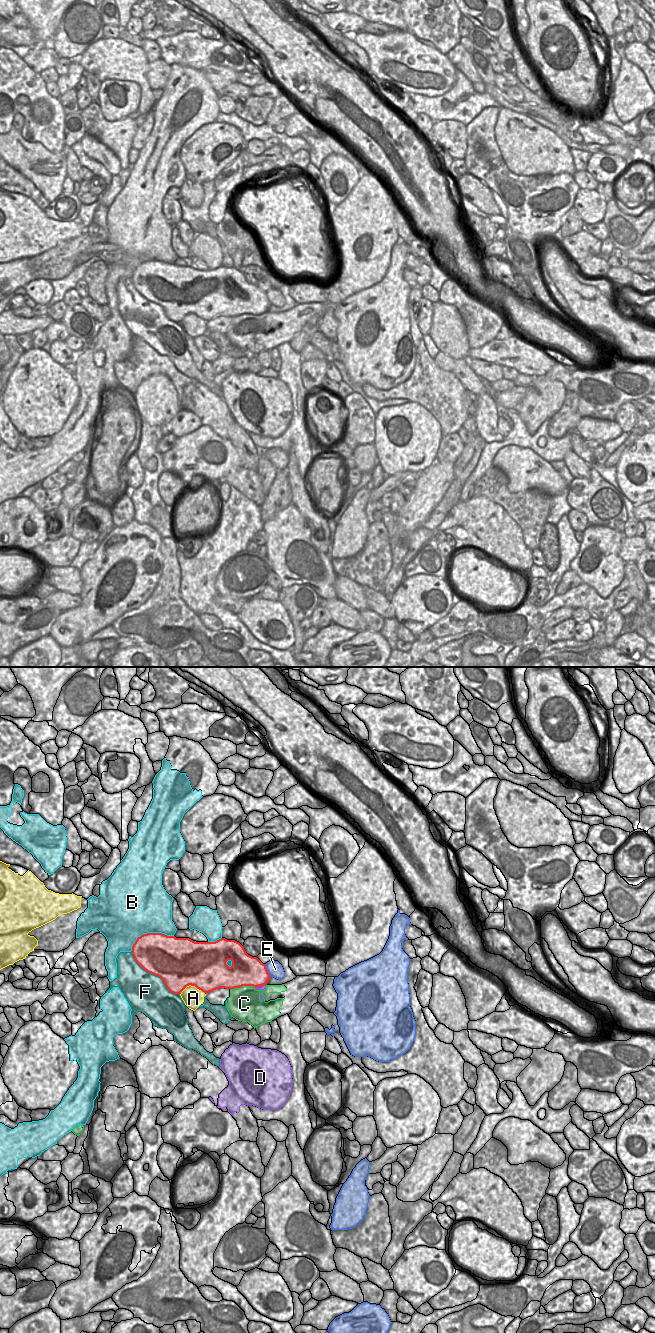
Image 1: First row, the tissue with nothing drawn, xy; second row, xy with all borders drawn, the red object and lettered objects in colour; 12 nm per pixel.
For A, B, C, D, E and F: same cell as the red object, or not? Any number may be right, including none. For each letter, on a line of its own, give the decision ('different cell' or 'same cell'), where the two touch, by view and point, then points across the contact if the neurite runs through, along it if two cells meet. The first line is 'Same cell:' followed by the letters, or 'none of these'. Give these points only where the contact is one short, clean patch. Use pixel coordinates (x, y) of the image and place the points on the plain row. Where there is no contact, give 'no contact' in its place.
Same cell: F
A: different cell | xy (191, 313)
B: different cell | xy (148, 261)
C: different cell | xy (242, 313)
D: different cell | xy (260, 313) | along xy (265, 312), (255, 316)
E: different cell | xy (267, 298)
F: same cell | xy (154, 302)

